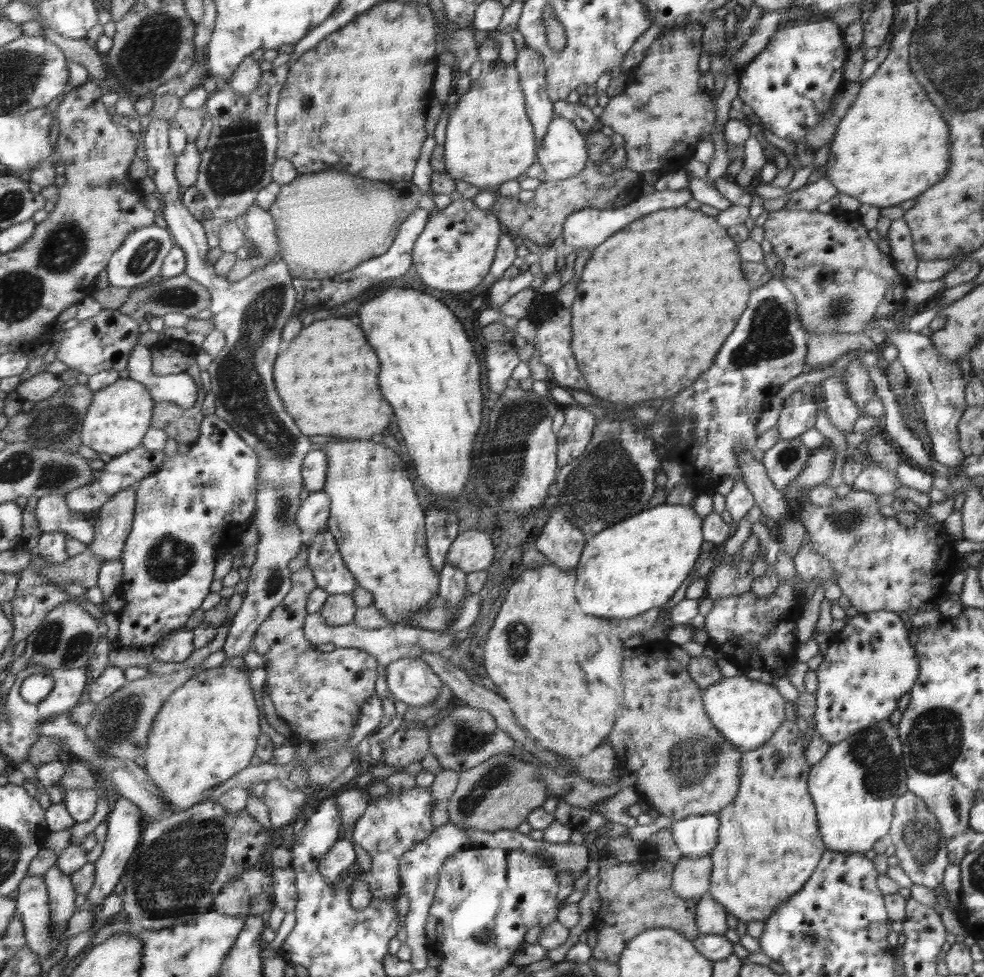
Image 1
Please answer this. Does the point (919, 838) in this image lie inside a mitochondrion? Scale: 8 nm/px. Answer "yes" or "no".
yes

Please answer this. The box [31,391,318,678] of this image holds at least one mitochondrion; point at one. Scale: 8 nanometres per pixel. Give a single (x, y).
(170, 558)

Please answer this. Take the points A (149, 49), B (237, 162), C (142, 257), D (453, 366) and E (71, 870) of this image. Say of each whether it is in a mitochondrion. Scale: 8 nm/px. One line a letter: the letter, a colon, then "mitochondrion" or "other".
A: mitochondrion
B: mitochondrion
C: mitochondrion
D: other
E: other

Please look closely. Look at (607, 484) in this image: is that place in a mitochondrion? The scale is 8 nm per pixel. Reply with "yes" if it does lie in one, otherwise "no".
yes

